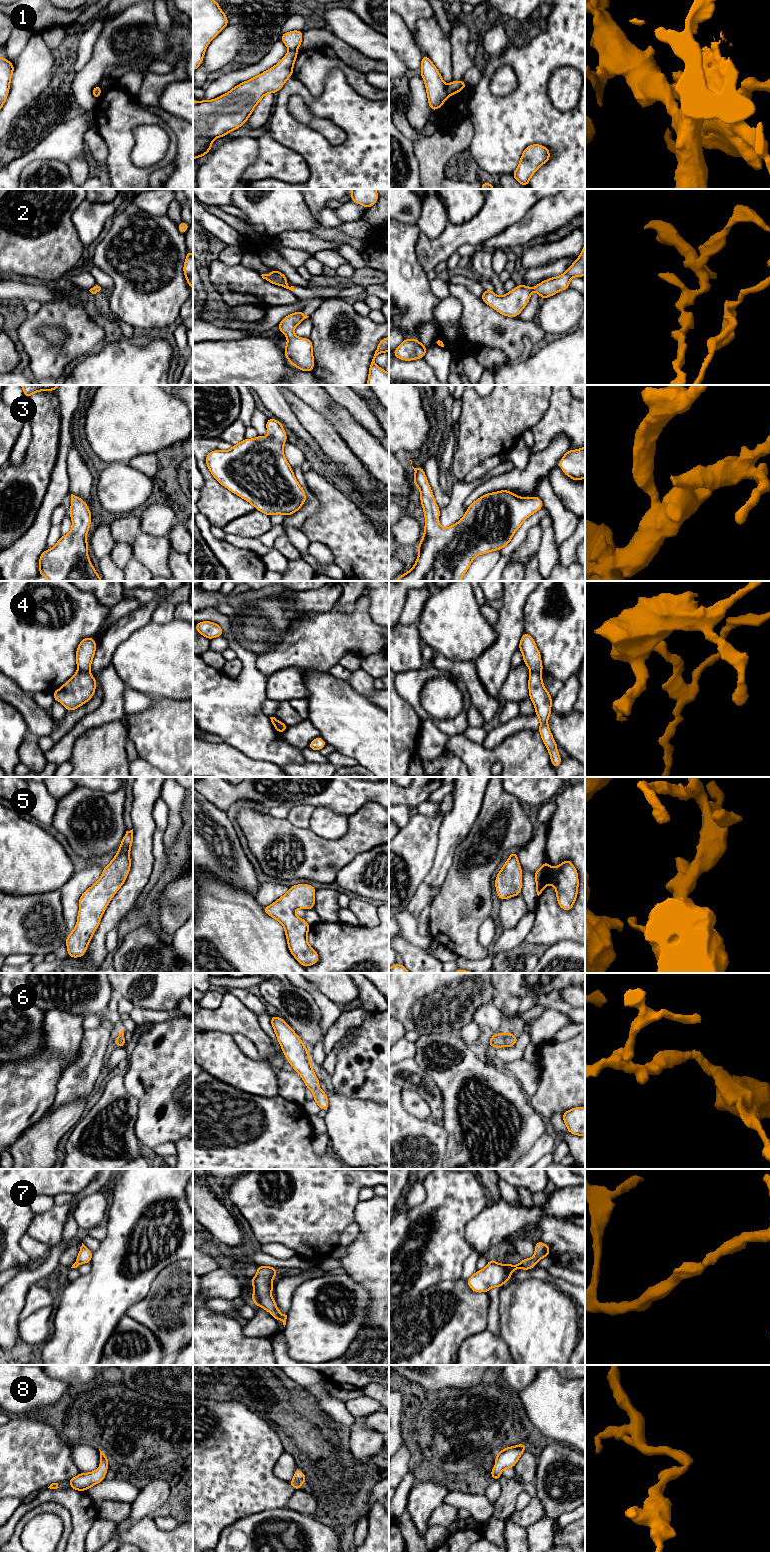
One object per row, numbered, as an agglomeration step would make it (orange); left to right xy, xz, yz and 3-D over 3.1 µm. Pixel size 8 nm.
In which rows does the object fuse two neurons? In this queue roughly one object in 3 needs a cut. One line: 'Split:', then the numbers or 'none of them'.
Split: 1, 4

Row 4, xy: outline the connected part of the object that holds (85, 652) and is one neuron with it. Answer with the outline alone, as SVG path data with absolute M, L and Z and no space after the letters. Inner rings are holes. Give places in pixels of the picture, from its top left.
M86 637L78 645L76 650L76 664L79 671L90 671L97 643L94 638Z

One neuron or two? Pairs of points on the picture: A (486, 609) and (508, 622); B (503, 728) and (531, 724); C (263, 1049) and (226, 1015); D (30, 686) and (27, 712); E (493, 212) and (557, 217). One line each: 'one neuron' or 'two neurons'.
A: two neurons
B: one neuron
C: one neuron
D: two neurons
E: two neurons

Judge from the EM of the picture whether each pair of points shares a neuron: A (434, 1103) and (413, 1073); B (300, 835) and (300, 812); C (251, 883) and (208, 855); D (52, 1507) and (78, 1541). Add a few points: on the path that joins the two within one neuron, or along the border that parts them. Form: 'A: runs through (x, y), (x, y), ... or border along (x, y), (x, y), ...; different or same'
A: runs through (433, 1096), (419, 1080); same
B: border along (285, 819), (296, 826), (308, 828); different
C: runs through (240, 873), (230, 864), (219, 863); same
D: border along (66, 1509), (71, 1522), (71, 1533), (67, 1541); different

